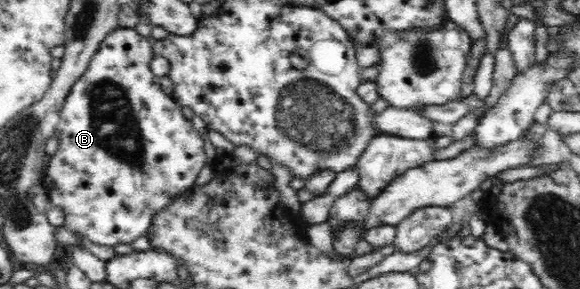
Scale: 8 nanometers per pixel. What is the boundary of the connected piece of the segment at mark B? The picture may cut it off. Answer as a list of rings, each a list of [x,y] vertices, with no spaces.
[[[115,29],[109,33],[98,50],[91,57],[87,71],[78,77],[77,81],[70,87],[69,93],[66,95],[63,107],[61,108],[60,121],[55,137],[57,137],[57,150],[48,159],[48,165],[44,172],[43,187],[48,193],[49,202],[53,207],[59,207],[64,216],[65,227],[71,232],[81,232],[87,235],[89,240],[94,244],[115,247],[119,243],[128,244],[130,241],[141,237],[145,234],[150,226],[150,221],[156,211],[165,207],[171,198],[182,194],[190,189],[195,182],[197,174],[201,171],[206,163],[204,152],[204,141],[199,135],[199,131],[193,127],[193,123],[183,115],[181,104],[173,99],[172,95],[165,93],[159,84],[157,78],[151,71],[150,64],[155,51],[148,37],[139,35],[135,29]]]

